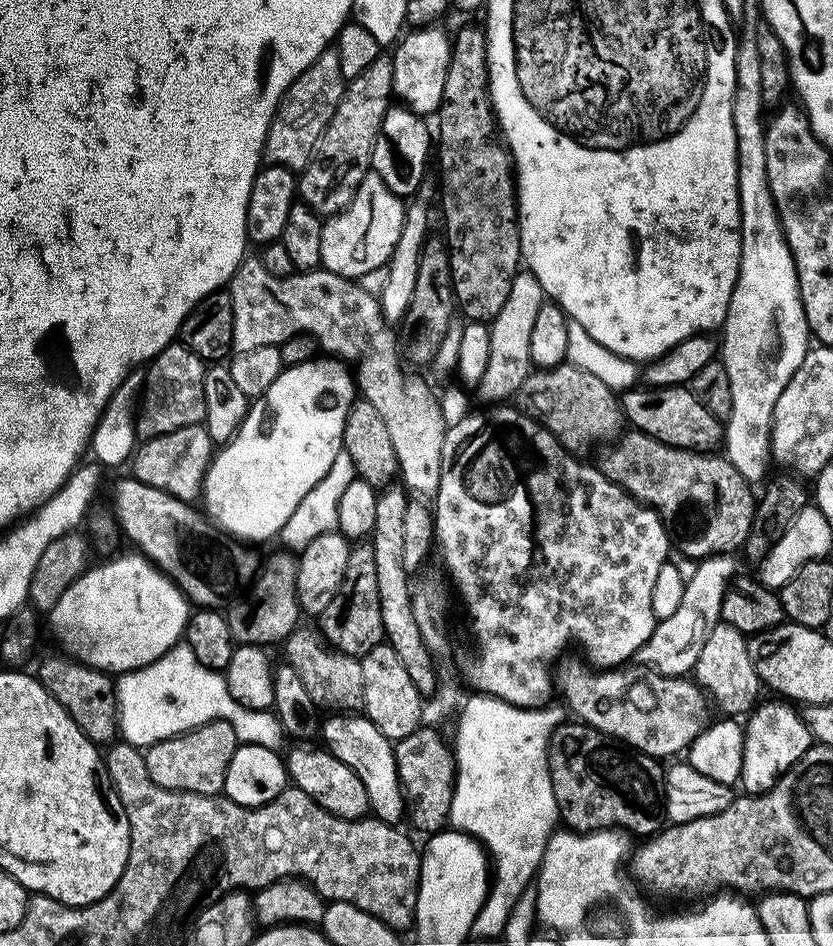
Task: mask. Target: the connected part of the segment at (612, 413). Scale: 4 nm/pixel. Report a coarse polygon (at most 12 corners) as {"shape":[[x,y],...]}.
{"shape":[[569,362],[533,371],[518,400],[569,450],[615,441],[617,393]]}

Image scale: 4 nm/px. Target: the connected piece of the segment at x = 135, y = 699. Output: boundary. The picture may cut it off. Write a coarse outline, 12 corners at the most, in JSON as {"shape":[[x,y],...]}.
{"shape":[[181,642],[115,681],[118,732],[147,750],[212,720],[279,749],[272,710],[239,704]]}

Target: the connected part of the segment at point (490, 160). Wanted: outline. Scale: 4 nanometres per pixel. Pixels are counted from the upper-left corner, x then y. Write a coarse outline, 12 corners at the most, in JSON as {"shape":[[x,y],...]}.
{"shape":[[485,29],[450,49],[438,109],[452,282],[490,322],[522,268],[513,158]]}

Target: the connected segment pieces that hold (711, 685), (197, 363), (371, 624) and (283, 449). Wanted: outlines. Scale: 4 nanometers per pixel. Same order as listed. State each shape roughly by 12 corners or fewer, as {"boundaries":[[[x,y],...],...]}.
{"boundaries":[[[720,621],[692,671],[728,716],[762,688],[744,633]],[[182,342],[147,365],[141,441],[207,414],[206,362]],[[369,541],[351,547],[320,616],[326,642],[362,658],[385,641]],[[347,367],[280,371],[211,459],[203,507],[279,537],[344,447]]]}

